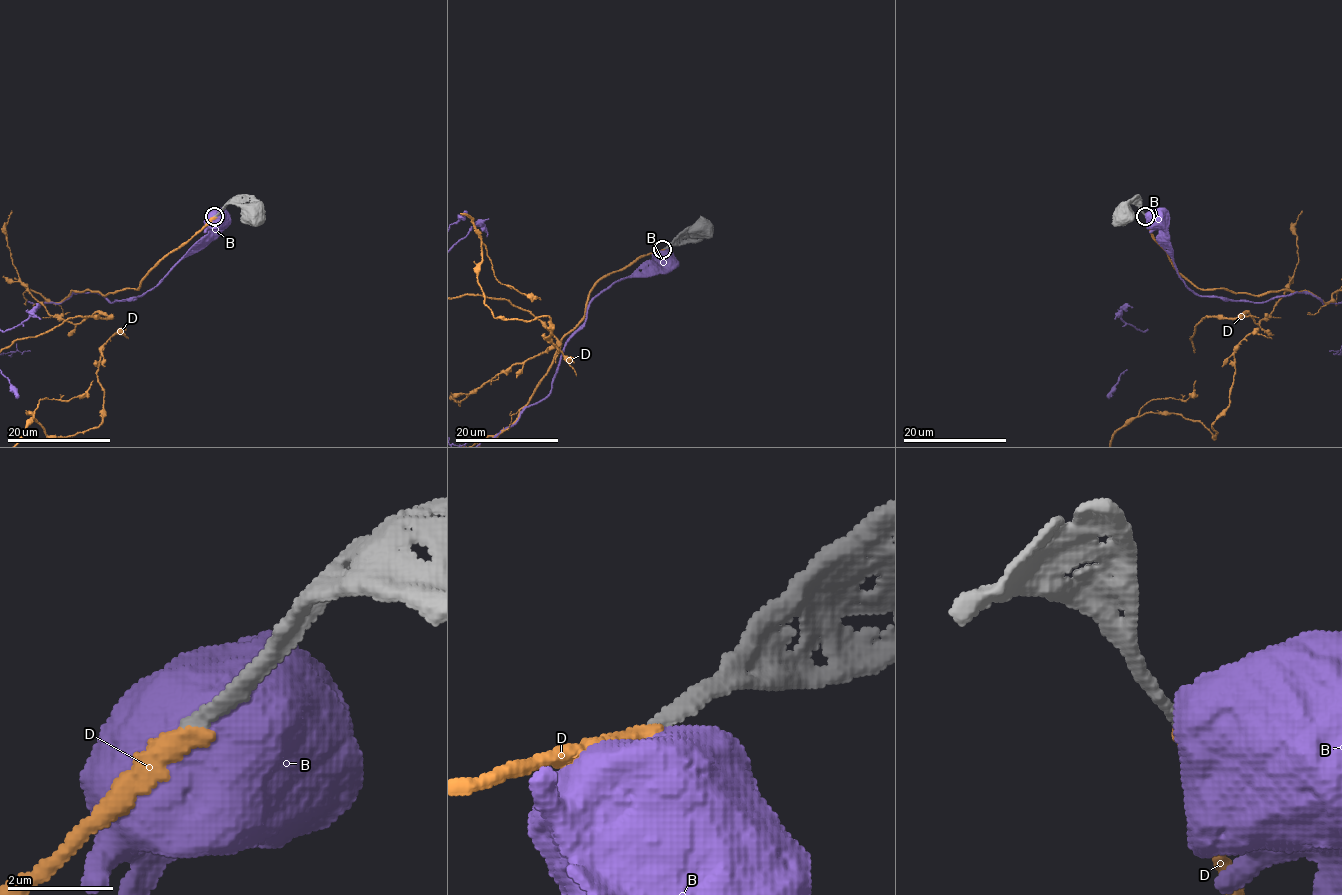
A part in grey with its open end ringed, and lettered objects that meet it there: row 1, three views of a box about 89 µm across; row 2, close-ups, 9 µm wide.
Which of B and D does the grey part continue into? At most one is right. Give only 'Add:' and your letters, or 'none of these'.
Add: D

